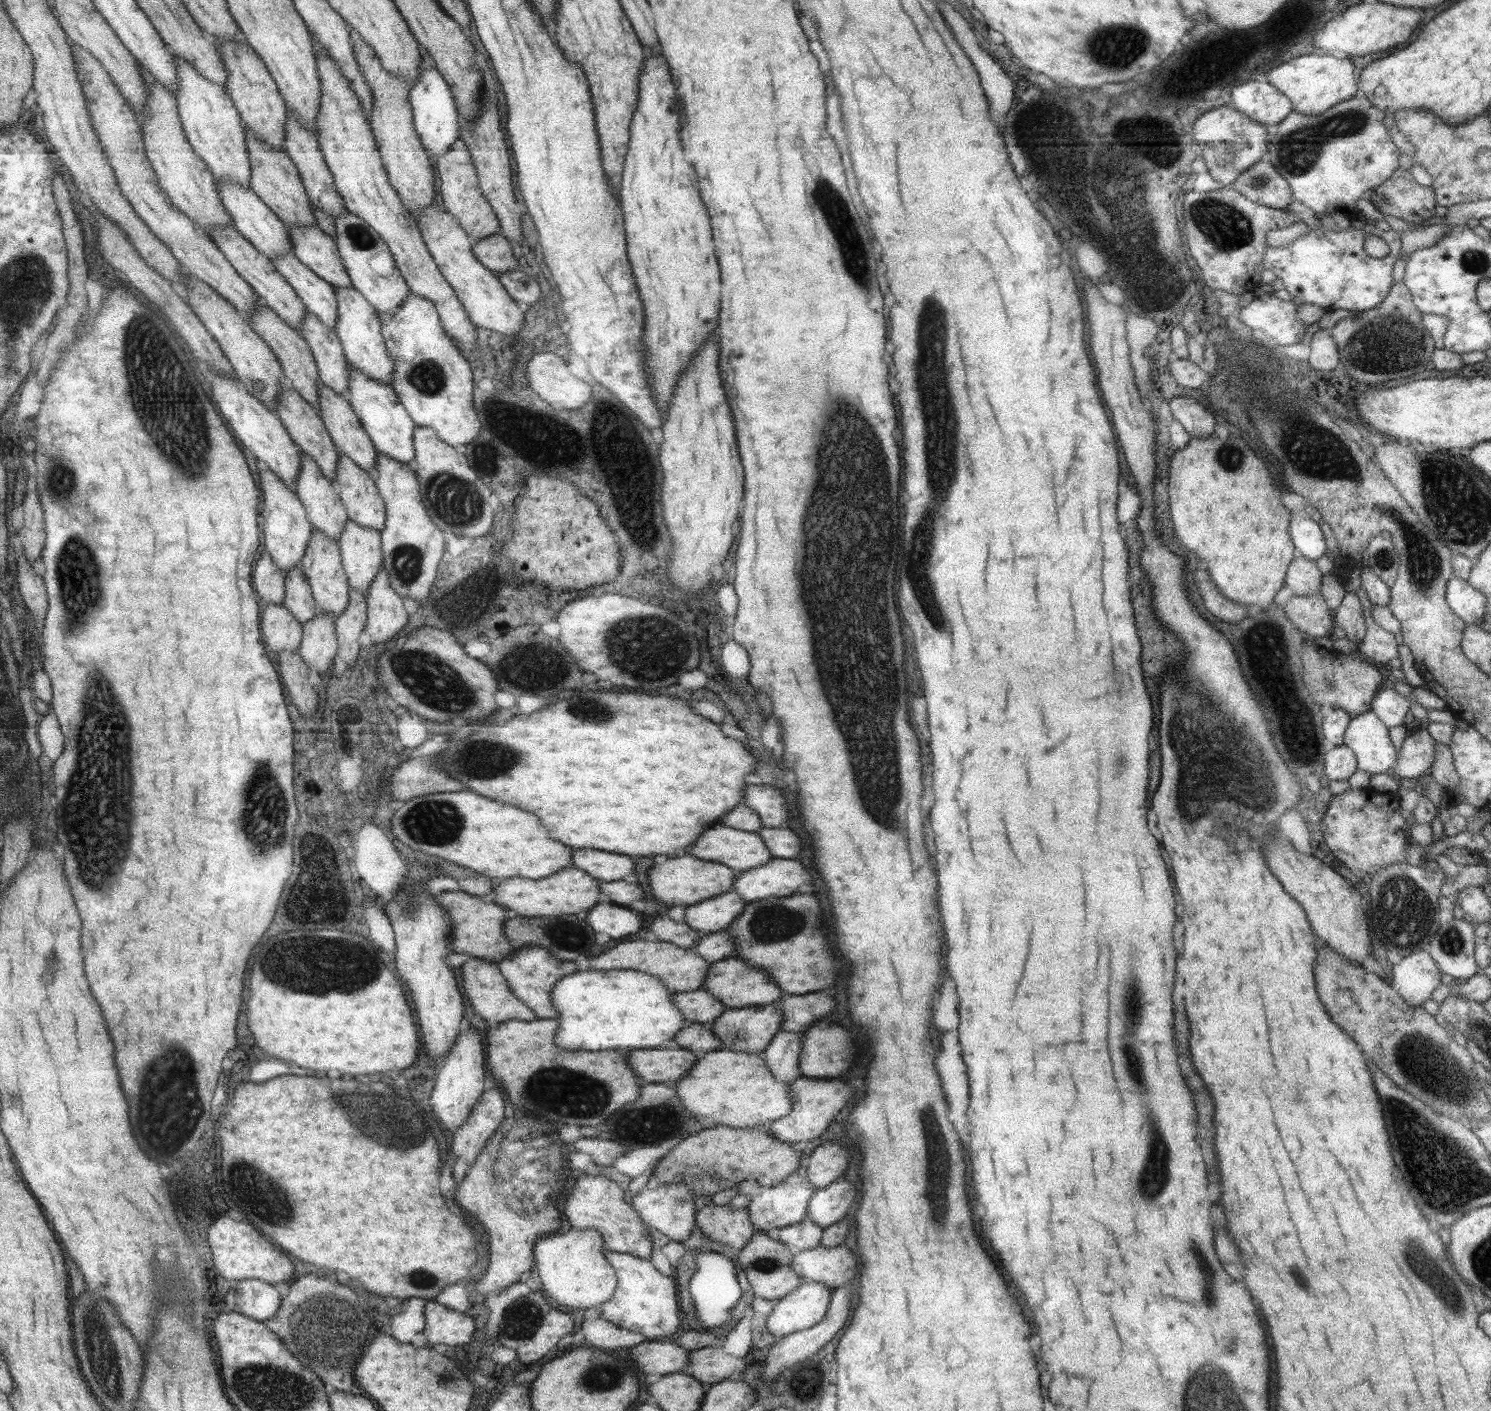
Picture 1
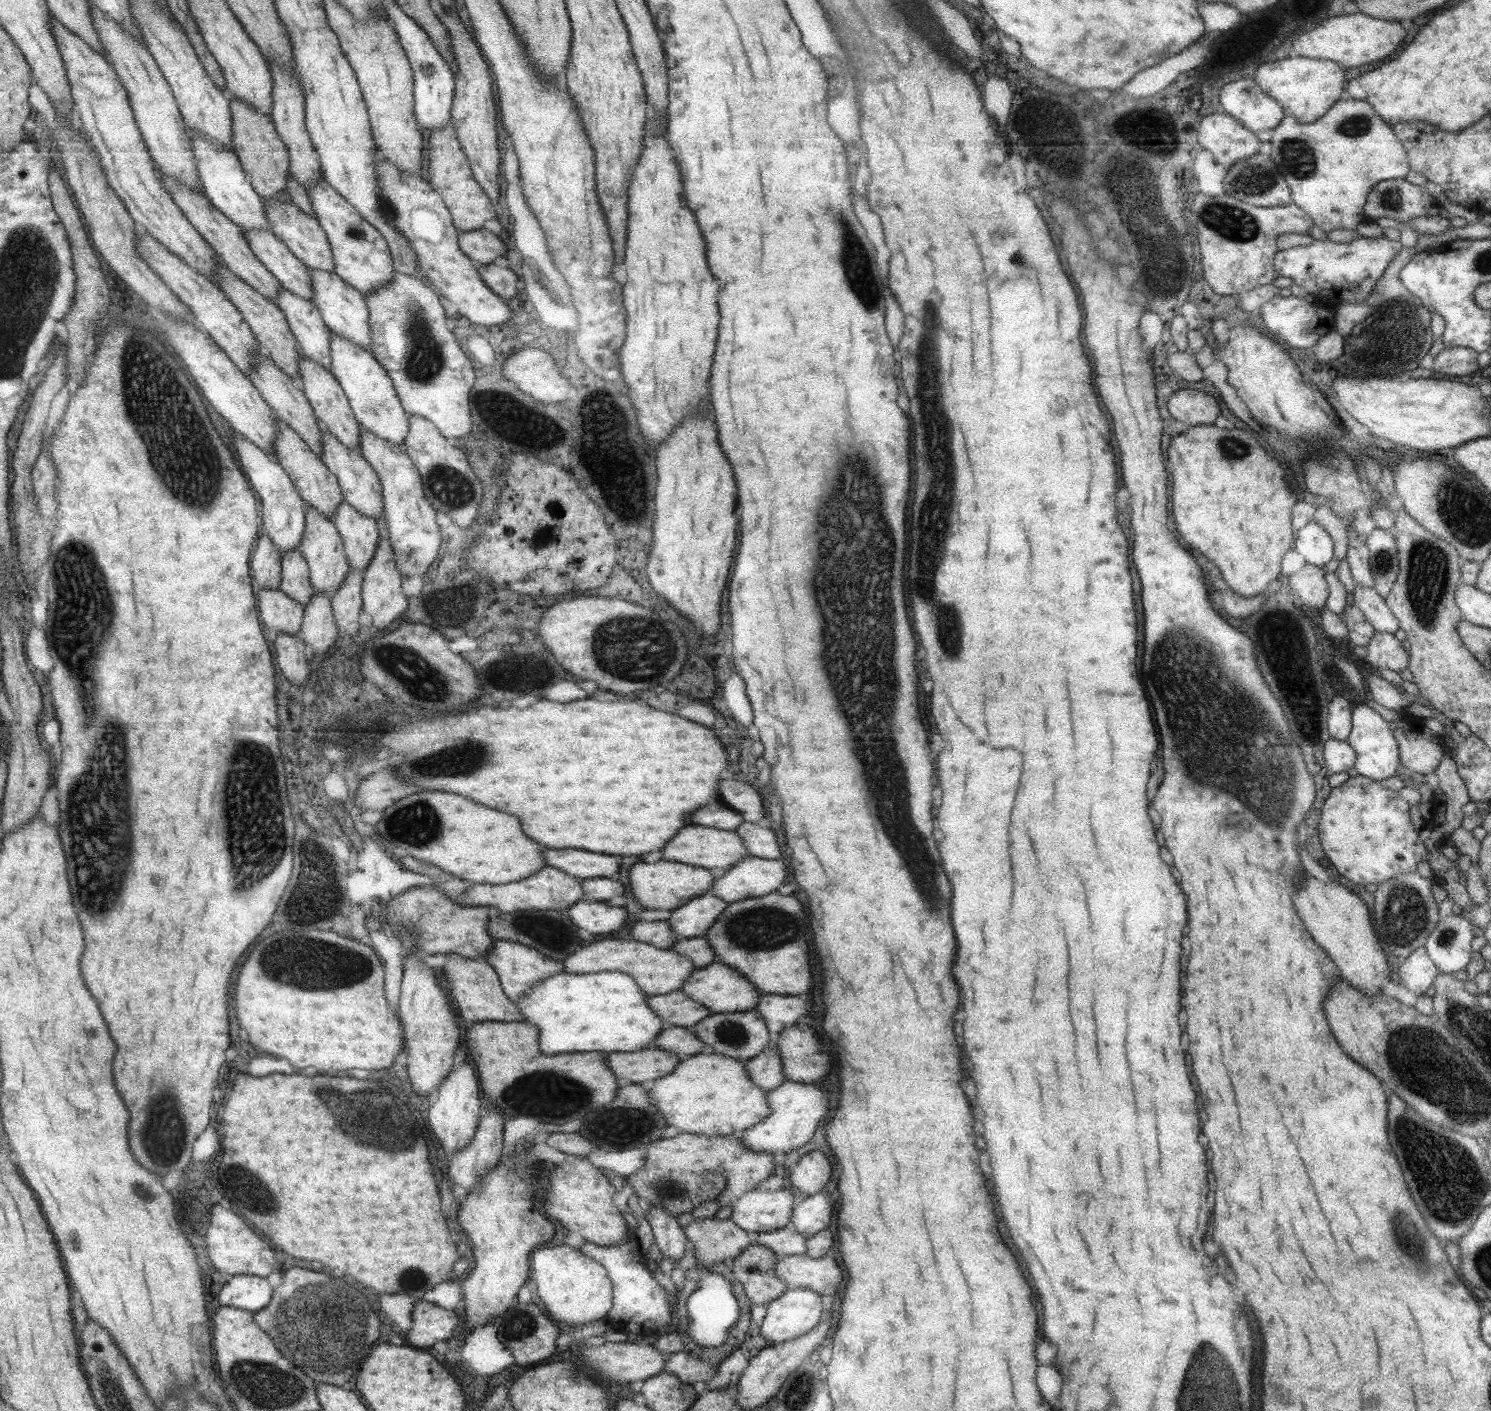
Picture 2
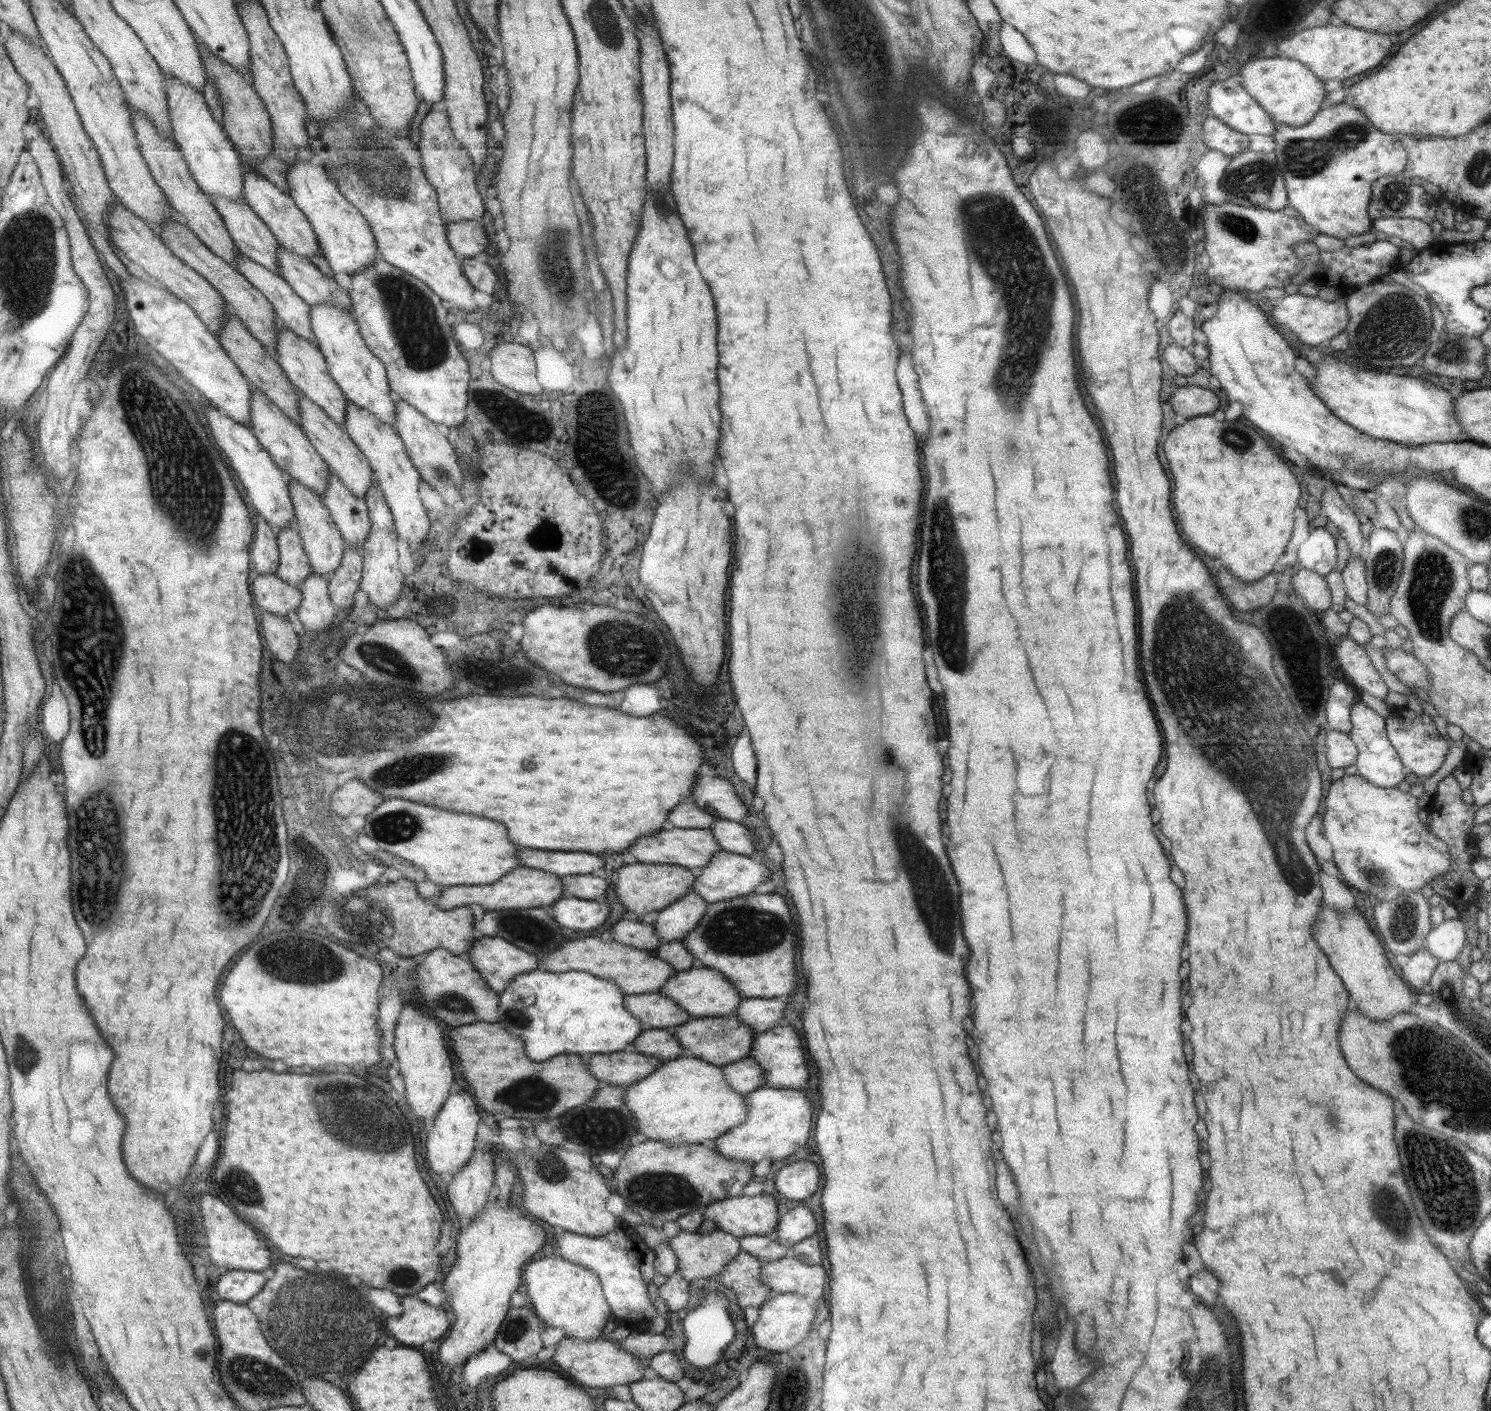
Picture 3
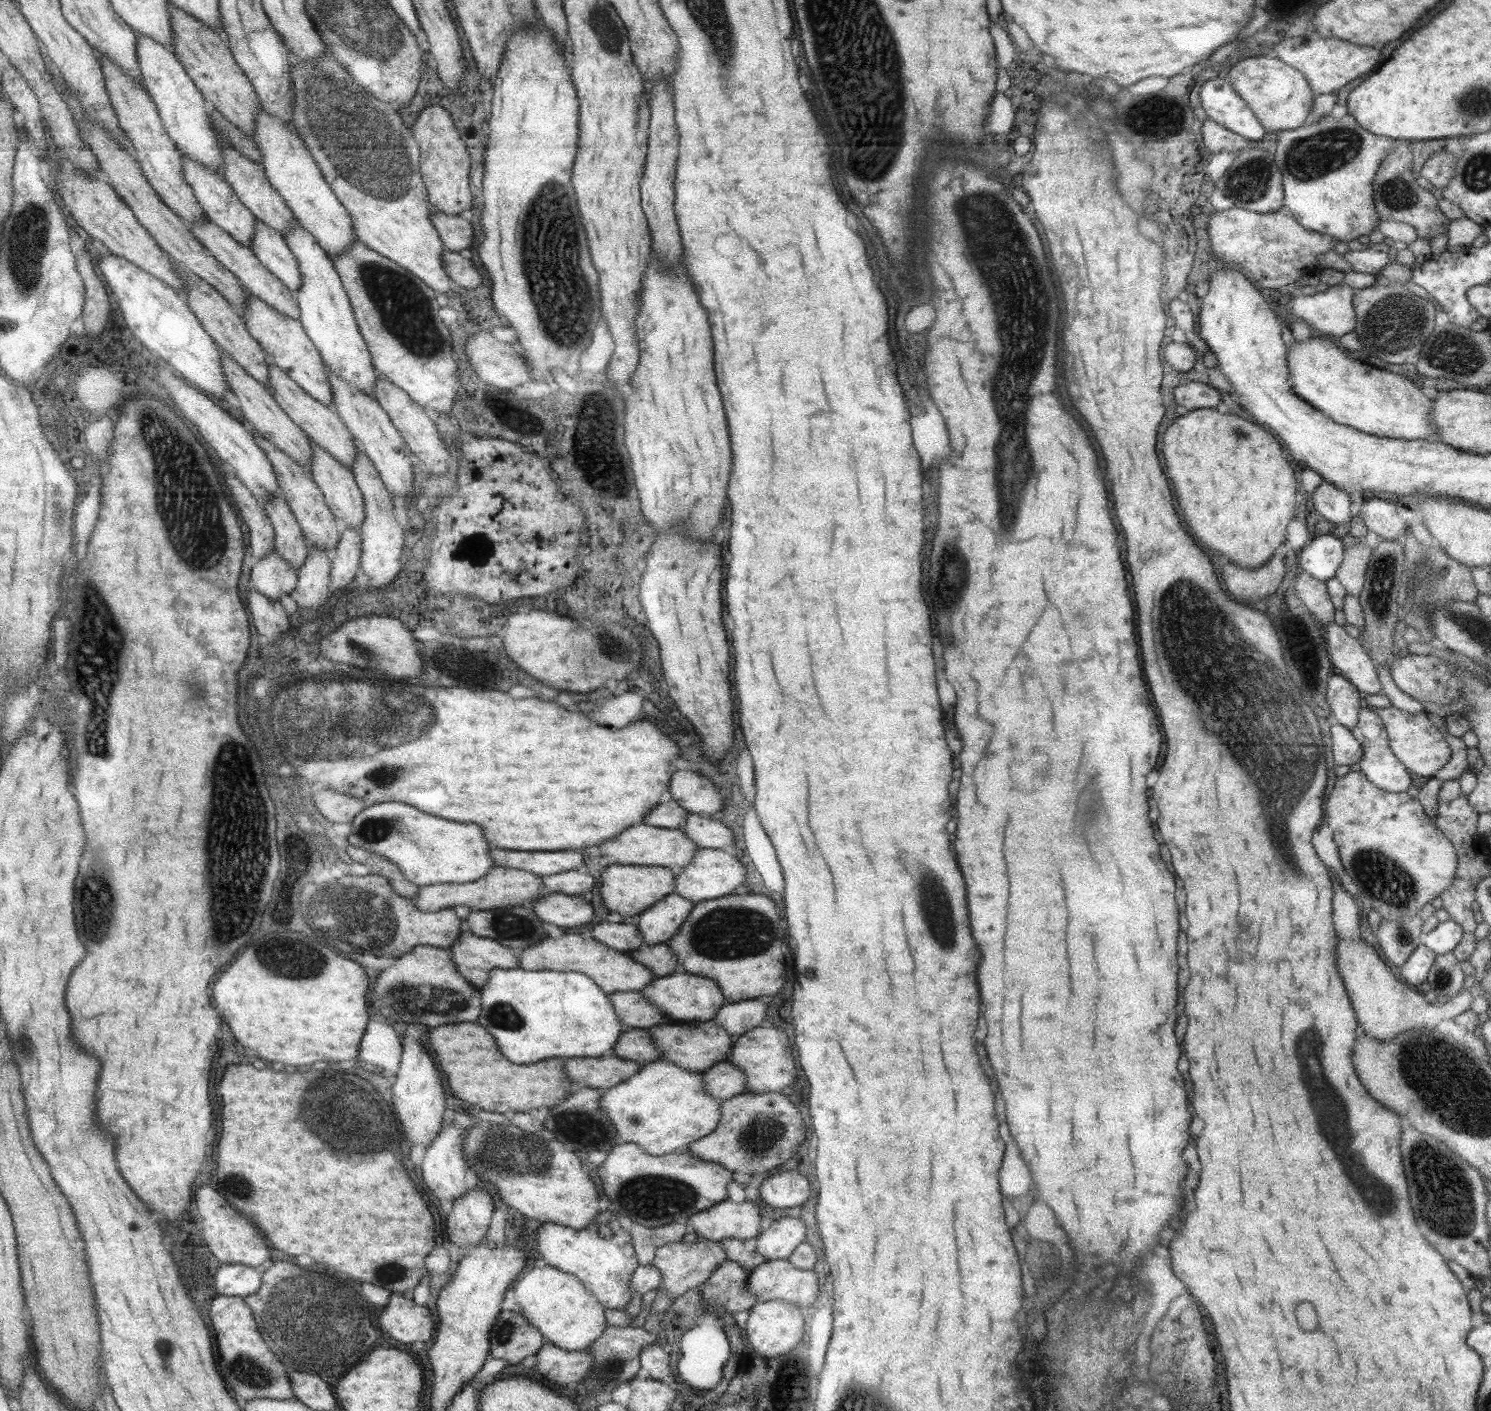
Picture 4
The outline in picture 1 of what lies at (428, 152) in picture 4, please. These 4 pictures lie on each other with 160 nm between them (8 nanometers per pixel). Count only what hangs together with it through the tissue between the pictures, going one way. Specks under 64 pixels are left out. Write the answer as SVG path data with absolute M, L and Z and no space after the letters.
M461 139L455 140L449 148L436 156L433 166L439 176L439 194L441 195L443 207L448 214L451 214L457 224L463 227L463 231L471 241L476 241L485 236L491 236L498 232L500 225L491 209L491 206L485 200L478 187L478 176L473 166L469 151Z

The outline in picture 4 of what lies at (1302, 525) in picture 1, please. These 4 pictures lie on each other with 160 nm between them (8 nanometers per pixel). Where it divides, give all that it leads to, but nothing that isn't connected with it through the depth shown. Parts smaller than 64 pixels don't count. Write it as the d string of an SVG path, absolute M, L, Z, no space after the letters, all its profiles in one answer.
M1334 534L1311 537L1309 543L1297 552L1298 568L1325 582L1335 576L1344 547Z

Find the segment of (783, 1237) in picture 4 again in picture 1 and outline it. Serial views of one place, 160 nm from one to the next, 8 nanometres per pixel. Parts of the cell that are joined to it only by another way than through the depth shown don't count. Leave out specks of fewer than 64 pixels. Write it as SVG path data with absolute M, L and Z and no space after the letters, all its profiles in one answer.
M845 1178L831 1182L829 1185L815 1190L806 1208L806 1218L814 1222L819 1228L841 1220L847 1208L853 1203L855 1187Z

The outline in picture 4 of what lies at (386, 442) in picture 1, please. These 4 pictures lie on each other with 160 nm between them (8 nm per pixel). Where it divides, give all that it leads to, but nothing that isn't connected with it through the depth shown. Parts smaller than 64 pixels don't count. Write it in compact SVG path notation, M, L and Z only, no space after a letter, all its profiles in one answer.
M299 223L291 225L288 229L282 238L295 257L301 275L293 297L299 307L298 321L302 329L319 352L327 369L351 386L372 396L373 383L378 374L370 363L371 357L366 342L358 331L348 296L339 275L335 273L331 257Z

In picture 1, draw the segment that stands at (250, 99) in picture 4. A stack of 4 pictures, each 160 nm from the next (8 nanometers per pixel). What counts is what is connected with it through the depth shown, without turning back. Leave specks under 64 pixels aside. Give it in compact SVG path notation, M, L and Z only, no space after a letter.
M245 130L244 143L250 164L250 189L263 201L265 206L283 221L291 225L316 225L313 208L305 194L299 173L287 153L278 151L274 146L263 142L253 131Z

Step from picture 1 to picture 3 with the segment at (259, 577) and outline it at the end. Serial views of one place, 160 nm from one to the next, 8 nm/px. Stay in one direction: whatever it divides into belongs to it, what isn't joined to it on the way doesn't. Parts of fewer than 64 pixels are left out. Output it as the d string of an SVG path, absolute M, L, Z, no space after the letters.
M259 513L253 514L256 528L249 549L249 564L255 574L274 573L279 559L276 534Z

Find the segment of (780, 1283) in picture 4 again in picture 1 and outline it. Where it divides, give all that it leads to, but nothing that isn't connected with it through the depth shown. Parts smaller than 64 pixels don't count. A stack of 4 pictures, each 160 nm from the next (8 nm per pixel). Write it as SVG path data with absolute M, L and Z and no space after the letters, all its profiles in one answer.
M842 1243L831 1248L817 1245L809 1250L793 1252L790 1269L806 1282L817 1281L832 1290L855 1276L855 1256Z

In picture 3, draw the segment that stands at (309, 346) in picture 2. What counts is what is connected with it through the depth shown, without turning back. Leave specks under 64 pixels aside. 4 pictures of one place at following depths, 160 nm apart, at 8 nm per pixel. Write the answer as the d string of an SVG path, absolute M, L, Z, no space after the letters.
M243 253L234 256L234 268L268 300L279 323L316 345L309 326L310 306L305 304L279 275L265 270L264 266Z

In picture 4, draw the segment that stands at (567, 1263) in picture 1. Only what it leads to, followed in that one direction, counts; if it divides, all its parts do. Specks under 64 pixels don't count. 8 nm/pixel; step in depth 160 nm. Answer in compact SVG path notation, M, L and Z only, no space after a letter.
M544 1265L533 1267L512 1287L520 1314L531 1323L545 1342L566 1350L586 1349L607 1326L601 1307L590 1292L576 1279L576 1276Z

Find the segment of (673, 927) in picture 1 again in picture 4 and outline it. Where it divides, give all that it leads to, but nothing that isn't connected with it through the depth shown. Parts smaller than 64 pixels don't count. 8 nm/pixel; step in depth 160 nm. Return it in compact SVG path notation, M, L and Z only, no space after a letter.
M603 920L603 922L589 928L591 928L591 934L587 934L588 936L613 950L626 952L645 945L635 922L632 920L623 923Z

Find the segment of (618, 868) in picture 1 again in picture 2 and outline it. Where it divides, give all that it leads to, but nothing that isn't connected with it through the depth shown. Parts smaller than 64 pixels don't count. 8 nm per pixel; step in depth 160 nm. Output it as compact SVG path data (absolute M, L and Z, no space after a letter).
M543 848L543 860L547 866L553 866L561 872L575 878L595 878L595 876L611 876L619 868L617 856L597 854L597 852L583 852L575 848Z

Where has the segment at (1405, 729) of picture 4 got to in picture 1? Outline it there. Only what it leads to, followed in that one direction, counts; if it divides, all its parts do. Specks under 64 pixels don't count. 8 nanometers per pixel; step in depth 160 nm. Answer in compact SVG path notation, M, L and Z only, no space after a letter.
M1425 729L1407 730L1391 774L1396 778L1418 778L1427 774L1434 759L1434 740Z

